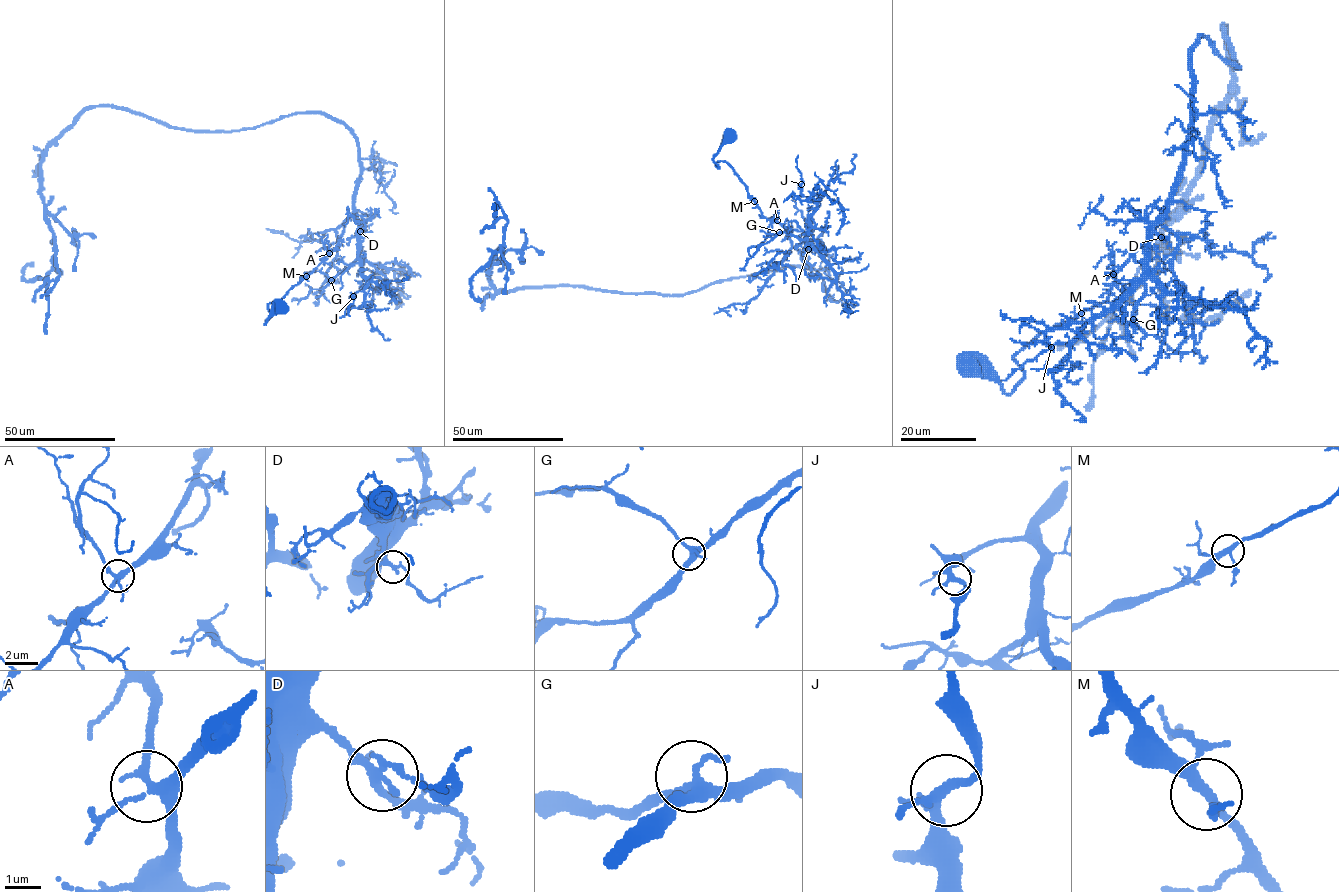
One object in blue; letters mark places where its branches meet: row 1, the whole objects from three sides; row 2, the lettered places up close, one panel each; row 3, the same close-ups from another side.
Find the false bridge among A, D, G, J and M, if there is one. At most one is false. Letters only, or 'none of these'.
none of these

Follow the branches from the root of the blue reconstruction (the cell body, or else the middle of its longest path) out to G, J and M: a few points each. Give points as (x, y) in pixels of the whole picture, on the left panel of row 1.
G: (281, 306), (265, 324), (268, 305), (315, 268), (353, 216), (359, 225), (356, 259), (331, 280)
J: (281, 306), (265, 324), (268, 305), (315, 268), (352, 216), (359, 225), (361, 272), (368, 280), (353, 296)
M: (281, 306), (265, 324), (270, 316), (268, 305), (278, 302), (307, 276)

